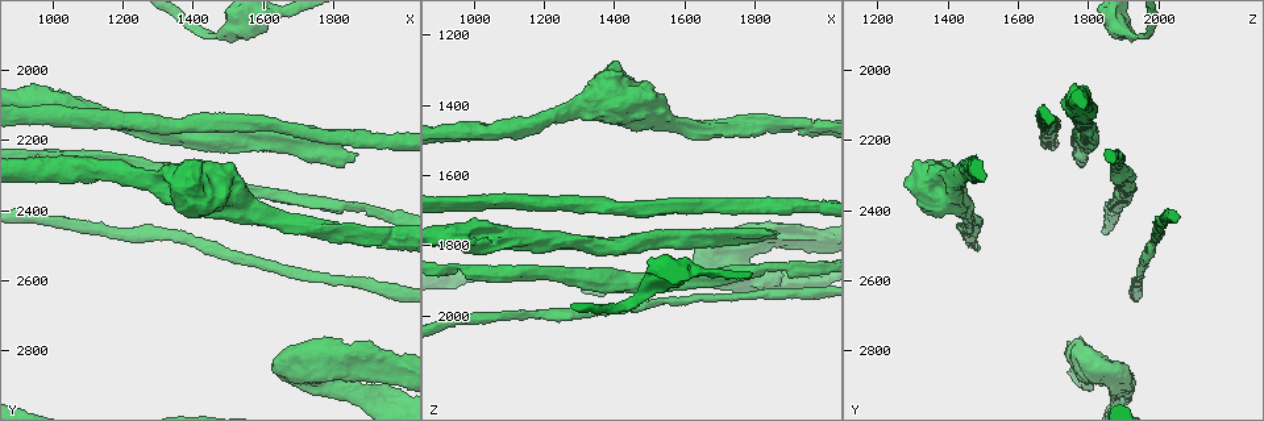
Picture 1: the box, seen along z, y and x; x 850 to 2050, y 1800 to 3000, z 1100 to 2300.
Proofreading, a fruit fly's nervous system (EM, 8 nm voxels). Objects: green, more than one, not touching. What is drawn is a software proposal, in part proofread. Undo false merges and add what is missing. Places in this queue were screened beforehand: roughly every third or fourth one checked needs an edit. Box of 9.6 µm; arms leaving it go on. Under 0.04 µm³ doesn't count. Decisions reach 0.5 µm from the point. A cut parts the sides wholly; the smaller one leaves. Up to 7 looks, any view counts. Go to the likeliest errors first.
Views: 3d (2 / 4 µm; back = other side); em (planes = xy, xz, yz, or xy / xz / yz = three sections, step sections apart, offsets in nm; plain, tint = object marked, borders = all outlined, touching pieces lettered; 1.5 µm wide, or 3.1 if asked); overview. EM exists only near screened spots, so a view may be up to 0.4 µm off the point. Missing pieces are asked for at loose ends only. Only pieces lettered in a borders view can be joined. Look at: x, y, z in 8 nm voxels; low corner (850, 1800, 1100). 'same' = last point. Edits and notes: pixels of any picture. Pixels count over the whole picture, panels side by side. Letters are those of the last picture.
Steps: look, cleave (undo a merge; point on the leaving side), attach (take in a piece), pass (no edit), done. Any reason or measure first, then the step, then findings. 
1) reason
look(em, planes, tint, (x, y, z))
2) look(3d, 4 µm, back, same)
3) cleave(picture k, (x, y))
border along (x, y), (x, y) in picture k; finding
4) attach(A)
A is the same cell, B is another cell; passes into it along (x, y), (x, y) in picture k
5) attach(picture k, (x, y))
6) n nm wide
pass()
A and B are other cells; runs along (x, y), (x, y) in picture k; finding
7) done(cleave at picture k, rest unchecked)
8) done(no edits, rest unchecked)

thick turns thin
look(3d, 2 µm, (1470, 1900, 1950))

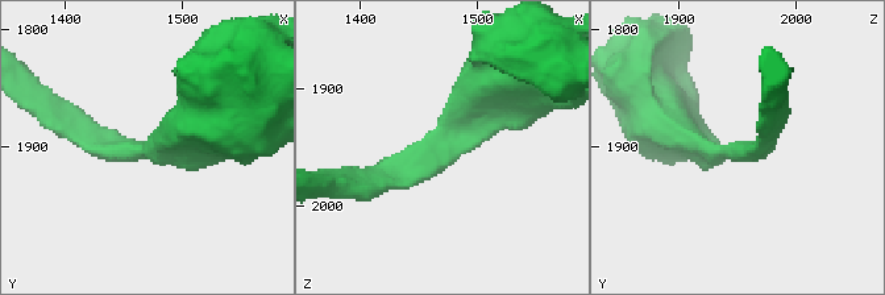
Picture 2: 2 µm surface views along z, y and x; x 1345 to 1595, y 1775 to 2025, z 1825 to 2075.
arms of 160, 480 nm
look(em, yz, step 4, borders, (1470, 1906, 1954))

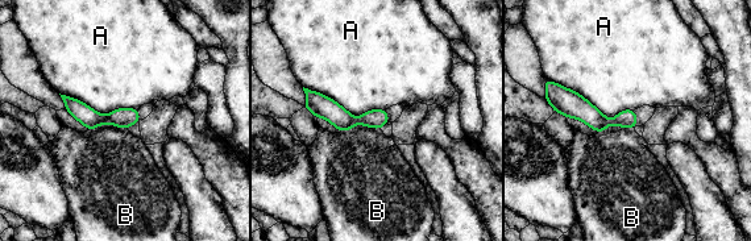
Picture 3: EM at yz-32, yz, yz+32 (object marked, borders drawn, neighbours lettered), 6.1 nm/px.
110 nm wide; A touches over 550 nm
pass()
A and B are other cells; all the same neuron

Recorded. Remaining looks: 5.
stops while still wide
look(3d, 2 µm, (1910, 2780, 1740))

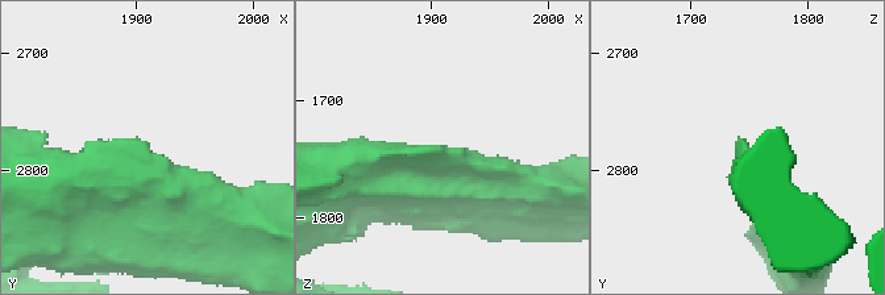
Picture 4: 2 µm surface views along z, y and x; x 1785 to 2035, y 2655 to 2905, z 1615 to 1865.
arms of 280, 380 nm
look(em, planes, borders, (1908, 2778, 1738))

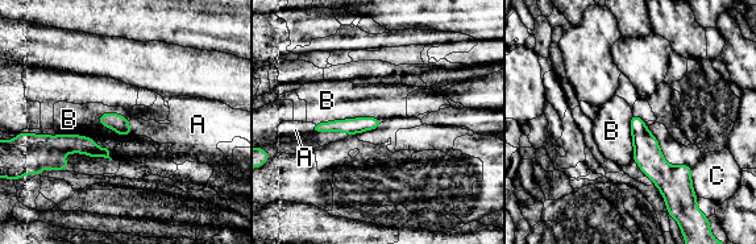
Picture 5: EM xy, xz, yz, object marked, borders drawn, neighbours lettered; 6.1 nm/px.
pass()
A, B and C are other cells; border along (42, 133), (88, 136), (112, 158) in picture 5; none of them fits

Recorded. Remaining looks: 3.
calibre changes
look(em, planes, plain, (960, 2230, 1860))

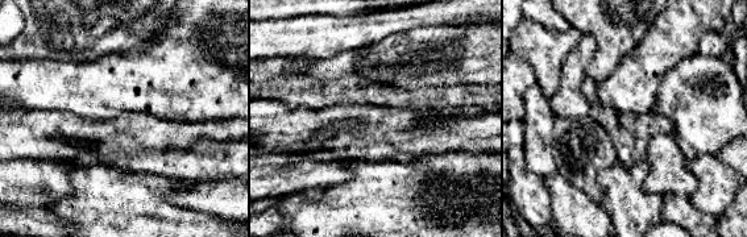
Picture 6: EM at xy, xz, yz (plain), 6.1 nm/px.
look(em, planes, borders, same)

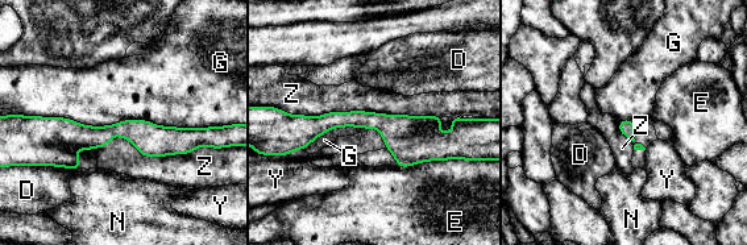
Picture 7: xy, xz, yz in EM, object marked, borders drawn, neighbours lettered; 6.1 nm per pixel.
pass()
D, E, G, N, Y and Z are other cells; runs along (42, 129), (199, 137) in picture 7; all the same neuron

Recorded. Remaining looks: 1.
done(no edits, rest unchecked)

